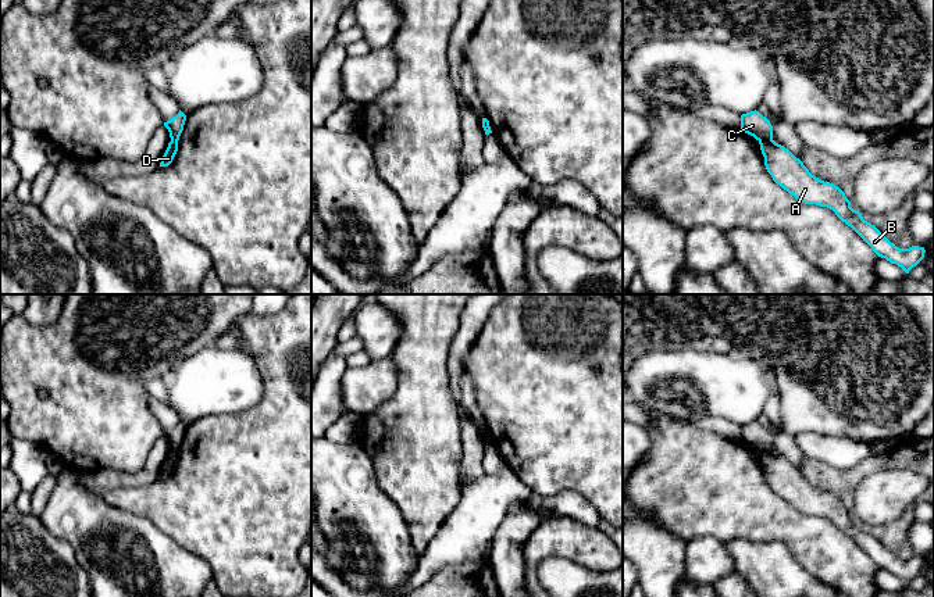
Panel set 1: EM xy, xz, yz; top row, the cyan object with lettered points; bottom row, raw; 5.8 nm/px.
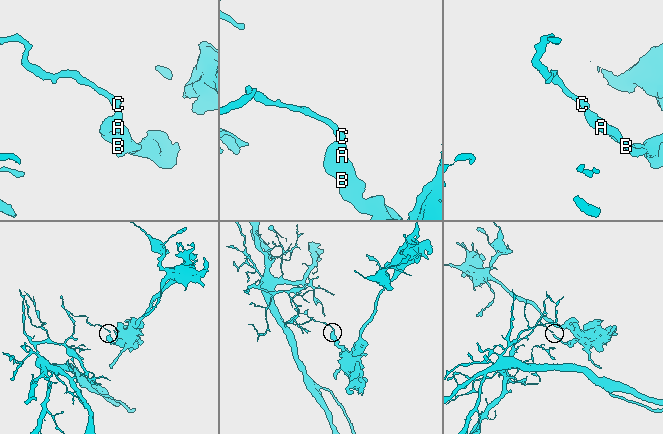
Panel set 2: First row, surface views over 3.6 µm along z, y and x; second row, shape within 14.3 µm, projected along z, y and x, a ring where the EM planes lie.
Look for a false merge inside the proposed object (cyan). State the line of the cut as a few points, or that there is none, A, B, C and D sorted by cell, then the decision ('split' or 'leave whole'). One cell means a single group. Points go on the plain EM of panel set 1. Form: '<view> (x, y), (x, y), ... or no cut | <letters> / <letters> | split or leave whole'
yz (772, 450), (759, 453) | A B D / C | split

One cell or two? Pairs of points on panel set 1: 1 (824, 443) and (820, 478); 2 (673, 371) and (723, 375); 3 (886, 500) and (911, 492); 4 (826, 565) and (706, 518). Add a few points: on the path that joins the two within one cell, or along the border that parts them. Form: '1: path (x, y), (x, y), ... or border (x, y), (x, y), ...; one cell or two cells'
1: border (805, 456), (842, 469), (855, 465); two cells
2: path (685, 375), (710, 375); one cell
3: path (891, 494), (894, 492), (905, 492); one cell
4: path (797, 536), (783, 522), (770, 518), (735, 518); one cell

